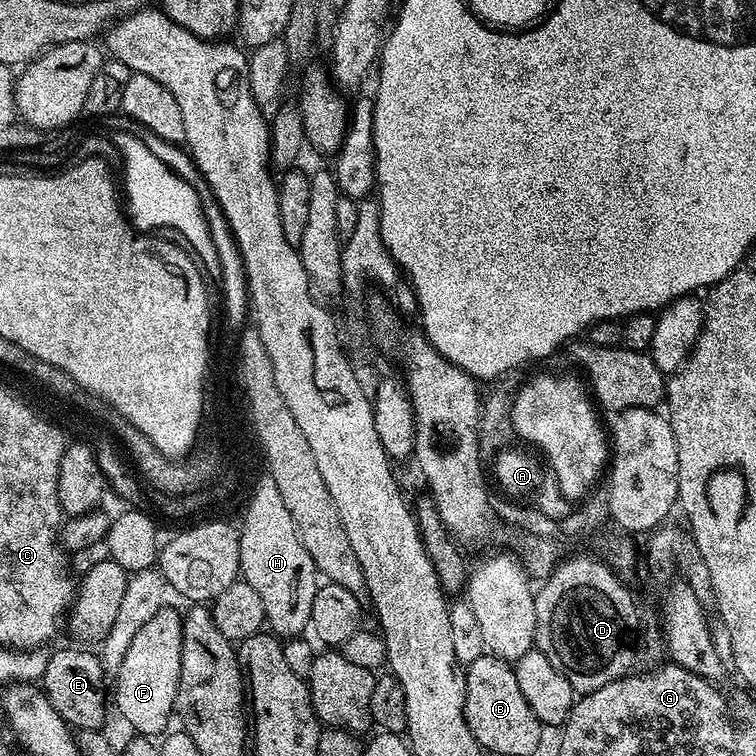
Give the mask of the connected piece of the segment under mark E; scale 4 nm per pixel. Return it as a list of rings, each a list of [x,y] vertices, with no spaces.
[[[60,648],[48,657],[42,691],[69,728],[100,730],[105,727],[103,725],[104,683],[106,683],[106,677],[100,665],[99,655],[95,651],[79,652],[76,648]]]

